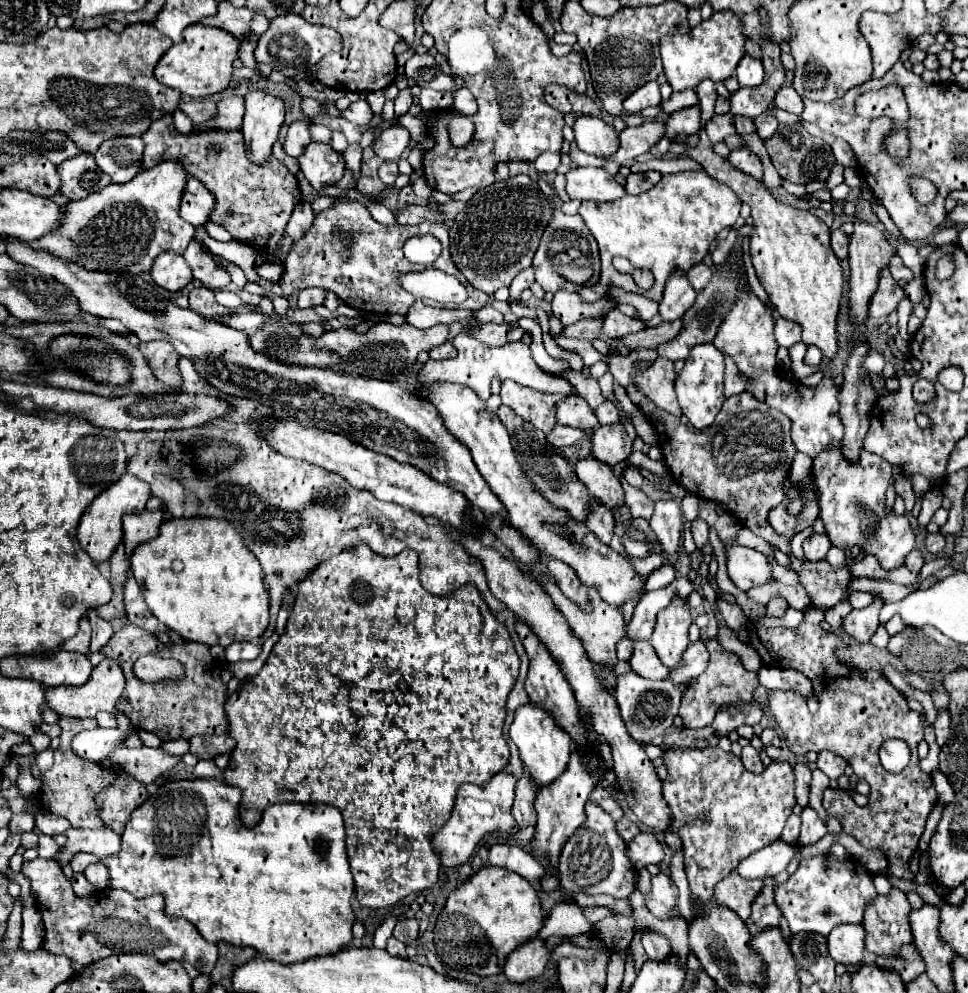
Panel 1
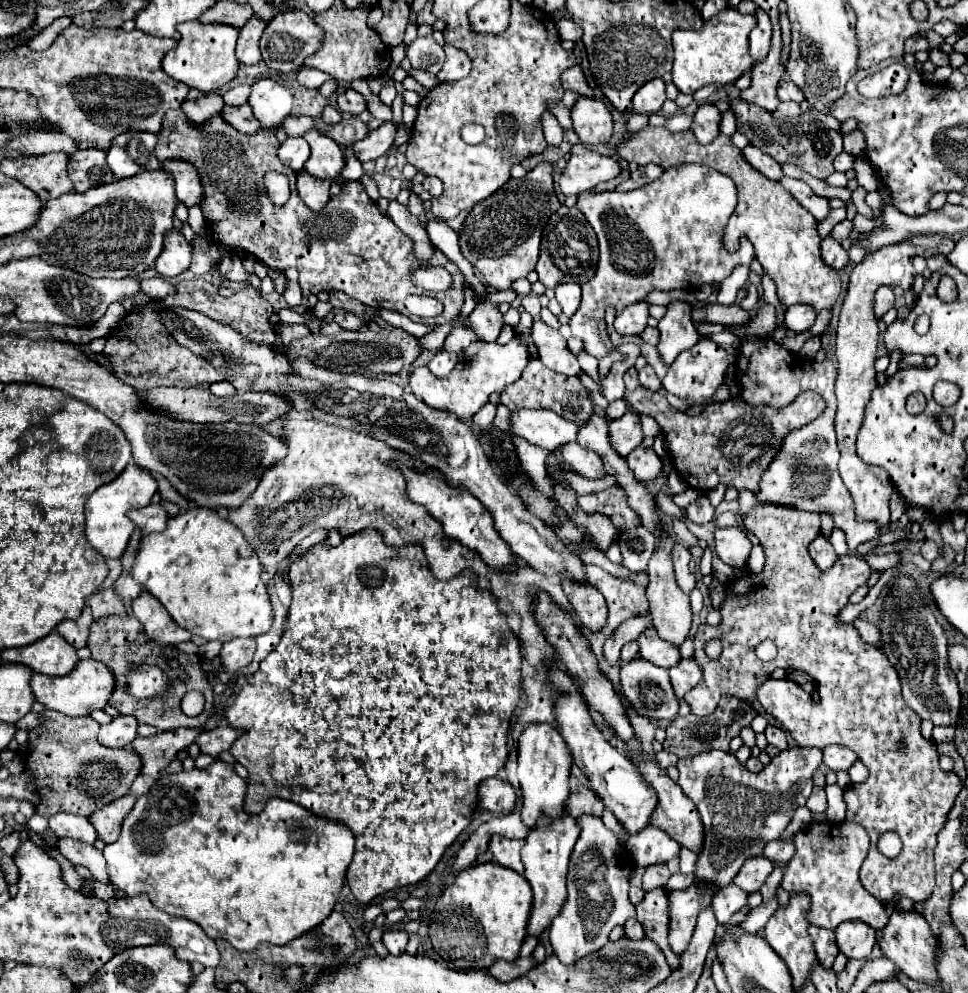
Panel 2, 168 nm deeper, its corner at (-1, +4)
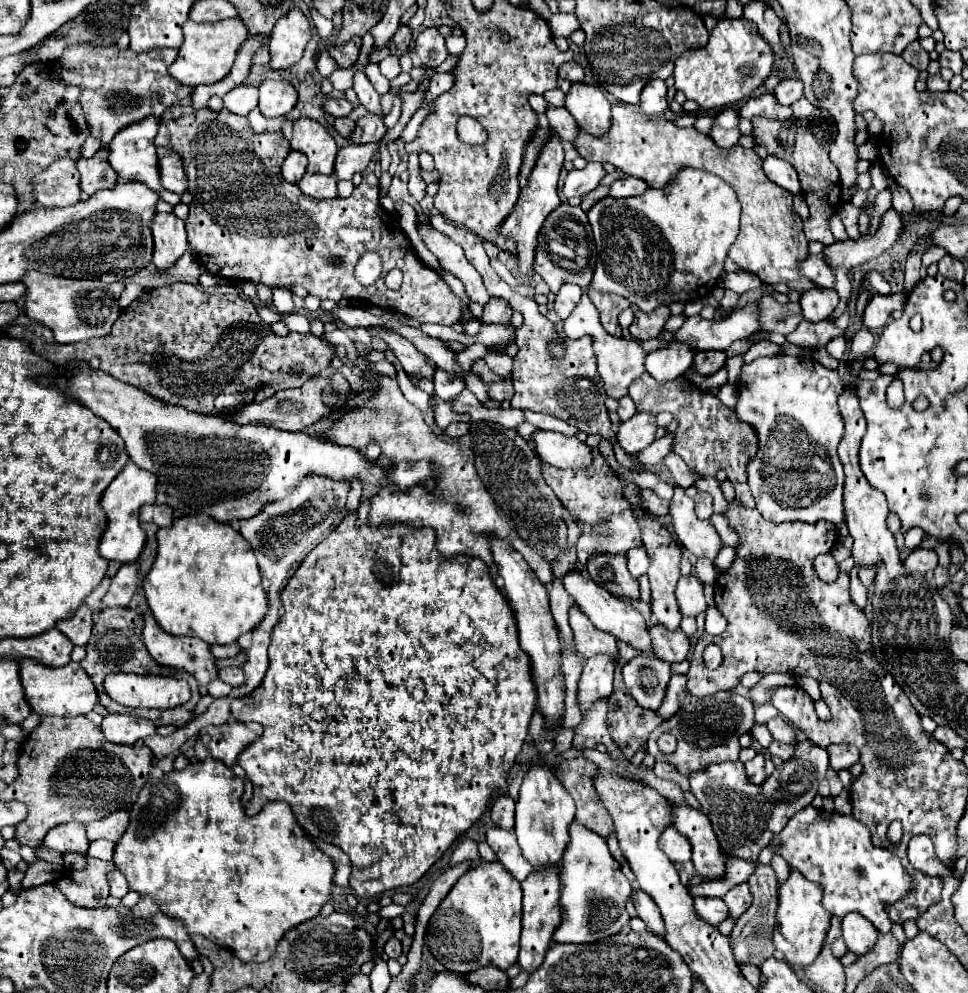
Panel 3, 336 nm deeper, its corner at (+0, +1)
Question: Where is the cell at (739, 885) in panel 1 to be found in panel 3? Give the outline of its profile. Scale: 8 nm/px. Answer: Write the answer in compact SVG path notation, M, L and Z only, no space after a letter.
M695 897L693 911L697 913L697 917L701 921L711 923L711 925L717 925L727 919L727 907L725 907L723 899L719 899L719 897Z

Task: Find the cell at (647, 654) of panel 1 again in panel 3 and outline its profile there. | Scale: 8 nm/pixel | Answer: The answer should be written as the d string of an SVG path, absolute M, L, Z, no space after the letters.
M653 625L649 629L651 633L651 639L653 639L653 647L657 647L657 657L665 659L667 663L677 663L677 661L683 661L689 653L689 637L677 629L677 631L669 631L667 627L661 627L661 625Z

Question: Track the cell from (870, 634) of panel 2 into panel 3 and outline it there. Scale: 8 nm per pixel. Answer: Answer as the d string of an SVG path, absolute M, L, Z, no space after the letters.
M855 565L850 571L850 596L855 605L864 609L869 597L869 590L862 585L858 578L860 569L859 565Z

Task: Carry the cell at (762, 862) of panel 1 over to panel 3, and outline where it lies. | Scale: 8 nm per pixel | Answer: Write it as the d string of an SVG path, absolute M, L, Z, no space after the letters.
M741 883L741 885L735 885L733 889L729 889L723 895L723 901L729 909L729 917L739 919L749 909L749 899L753 899L753 897L749 895L749 885L747 883Z

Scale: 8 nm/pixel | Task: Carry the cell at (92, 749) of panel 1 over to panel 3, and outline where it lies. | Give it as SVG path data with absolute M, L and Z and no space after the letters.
M109 713L107 717L103 717L101 729L105 733L105 739L123 745L133 745L157 733L157 725L153 721L139 719L127 713Z

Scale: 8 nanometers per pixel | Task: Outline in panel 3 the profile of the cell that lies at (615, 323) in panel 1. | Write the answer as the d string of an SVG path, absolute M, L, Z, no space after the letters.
M657 307L651 313L637 311L635 319L633 319L631 327L629 327L629 331L631 331L631 335L635 339L653 339L653 337L657 337L657 335L663 333L665 321L669 319L669 315L671 315L669 307Z

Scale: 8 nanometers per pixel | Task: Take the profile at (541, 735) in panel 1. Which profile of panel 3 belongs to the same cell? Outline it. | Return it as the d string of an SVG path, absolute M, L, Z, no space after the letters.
M529 765L519 799L517 799L517 815L515 815L515 835L525 859L533 865L535 871L547 867L559 867L563 861L565 847L569 843L569 823L575 819L575 803L565 787L559 783L551 765Z

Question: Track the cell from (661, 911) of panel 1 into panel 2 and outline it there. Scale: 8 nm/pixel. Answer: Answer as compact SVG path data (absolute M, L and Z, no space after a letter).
M674 874L674 876L670 876L670 880L668 880L668 884L666 884L666 890L668 892L674 892L674 890L686 890L688 886L692 886L694 884L694 876L692 874Z

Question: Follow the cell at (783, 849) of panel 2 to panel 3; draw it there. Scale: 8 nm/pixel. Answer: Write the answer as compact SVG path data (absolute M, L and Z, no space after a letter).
M757 865L757 871L749 877L749 887L753 895L753 903L747 913L737 919L729 939L733 941L733 957L737 963L753 963L759 965L775 953L773 947L773 929L775 929L775 909L777 909L777 877L769 865Z

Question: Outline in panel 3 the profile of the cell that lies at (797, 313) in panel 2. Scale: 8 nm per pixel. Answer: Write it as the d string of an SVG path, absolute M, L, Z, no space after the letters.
M813 287L803 293L799 303L803 309L803 319L817 323L819 319L827 319L835 311L835 307L839 305L839 295L833 289Z

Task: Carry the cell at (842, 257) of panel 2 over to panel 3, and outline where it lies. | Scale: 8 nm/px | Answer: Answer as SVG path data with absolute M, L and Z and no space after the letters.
M823 255L805 257L803 261L799 261L799 269L809 281L813 281L821 287L833 287L835 275L833 275L833 271L829 271L829 265L825 263Z

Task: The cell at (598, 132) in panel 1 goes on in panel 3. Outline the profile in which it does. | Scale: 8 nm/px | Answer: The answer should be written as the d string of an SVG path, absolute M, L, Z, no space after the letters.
M571 83L565 95L565 109L575 117L577 125L591 135L603 135L611 123L611 103L605 93L589 83Z

